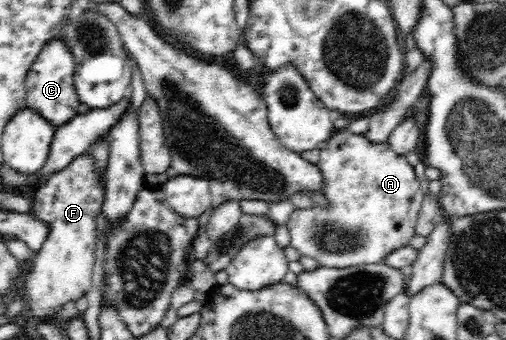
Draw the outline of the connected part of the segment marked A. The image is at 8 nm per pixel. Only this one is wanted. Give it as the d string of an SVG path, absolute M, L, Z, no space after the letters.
M348 129L336 131L327 141L326 148L320 151L316 163L325 178L326 186L323 194L329 202L329 207L310 207L295 209L286 223L291 235L290 245L302 256L316 260L319 267L349 268L362 264L381 263L390 250L405 247L416 235L414 226L420 212L420 206L425 193L420 189L420 183L414 167L406 157L396 156L388 143L372 143L366 135L351 133Z

